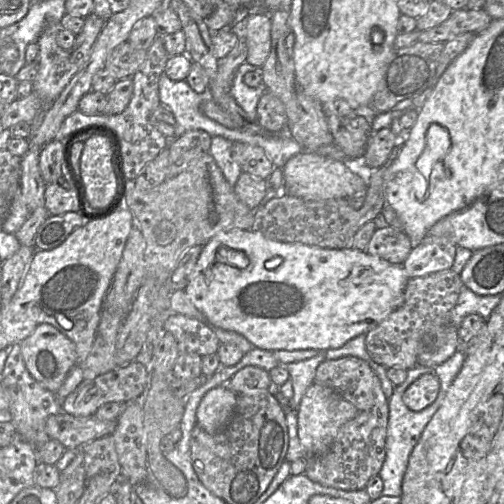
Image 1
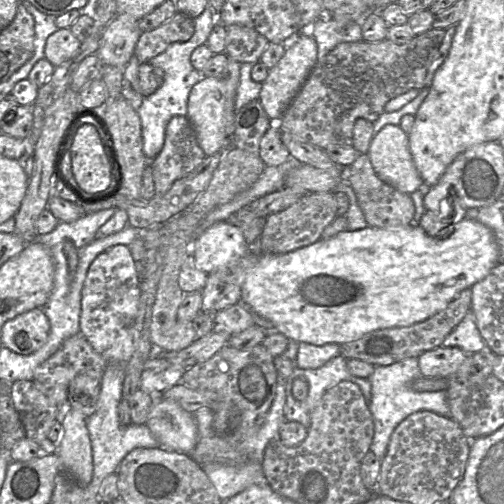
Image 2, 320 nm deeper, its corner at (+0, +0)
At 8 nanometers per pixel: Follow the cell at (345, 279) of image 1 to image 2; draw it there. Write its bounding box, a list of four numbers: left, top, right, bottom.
[191,218,500,346]

